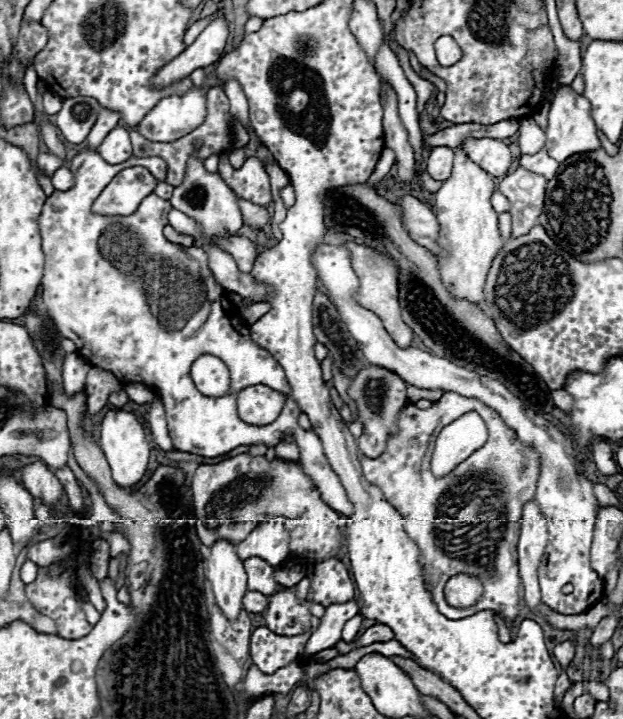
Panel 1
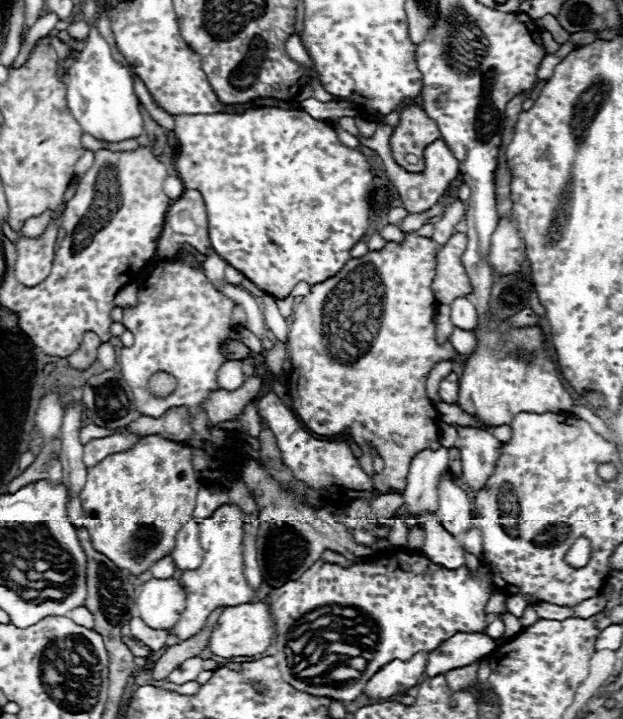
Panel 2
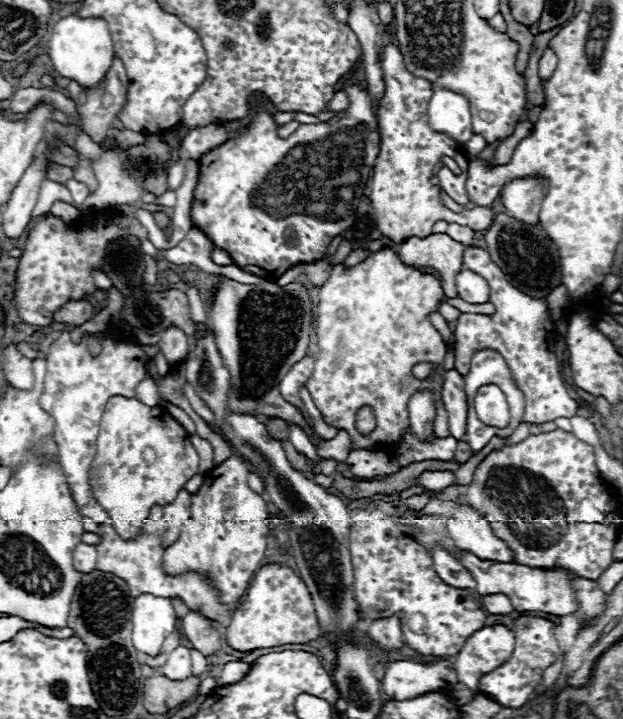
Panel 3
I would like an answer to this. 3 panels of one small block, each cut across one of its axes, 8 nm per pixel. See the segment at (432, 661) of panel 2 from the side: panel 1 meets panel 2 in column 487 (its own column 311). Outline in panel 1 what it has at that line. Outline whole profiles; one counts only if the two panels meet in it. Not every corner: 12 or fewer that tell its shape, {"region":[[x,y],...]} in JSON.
{"region":[[358,602],[332,604],[304,646],[304,654],[334,648]]}

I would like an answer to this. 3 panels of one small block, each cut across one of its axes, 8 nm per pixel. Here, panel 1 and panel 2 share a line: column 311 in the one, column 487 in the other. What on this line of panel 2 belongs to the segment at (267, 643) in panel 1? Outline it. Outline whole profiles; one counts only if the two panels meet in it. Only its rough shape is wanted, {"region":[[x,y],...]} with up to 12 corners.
{"region":[[490,618],[486,634],[494,640],[504,636],[504,624]]}

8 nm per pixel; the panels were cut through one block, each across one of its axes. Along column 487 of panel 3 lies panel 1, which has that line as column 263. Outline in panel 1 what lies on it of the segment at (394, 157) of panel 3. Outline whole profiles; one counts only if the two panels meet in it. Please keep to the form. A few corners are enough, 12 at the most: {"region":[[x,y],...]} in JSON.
{"region":[[240,208],[244,224],[262,230],[270,220],[266,208]]}

